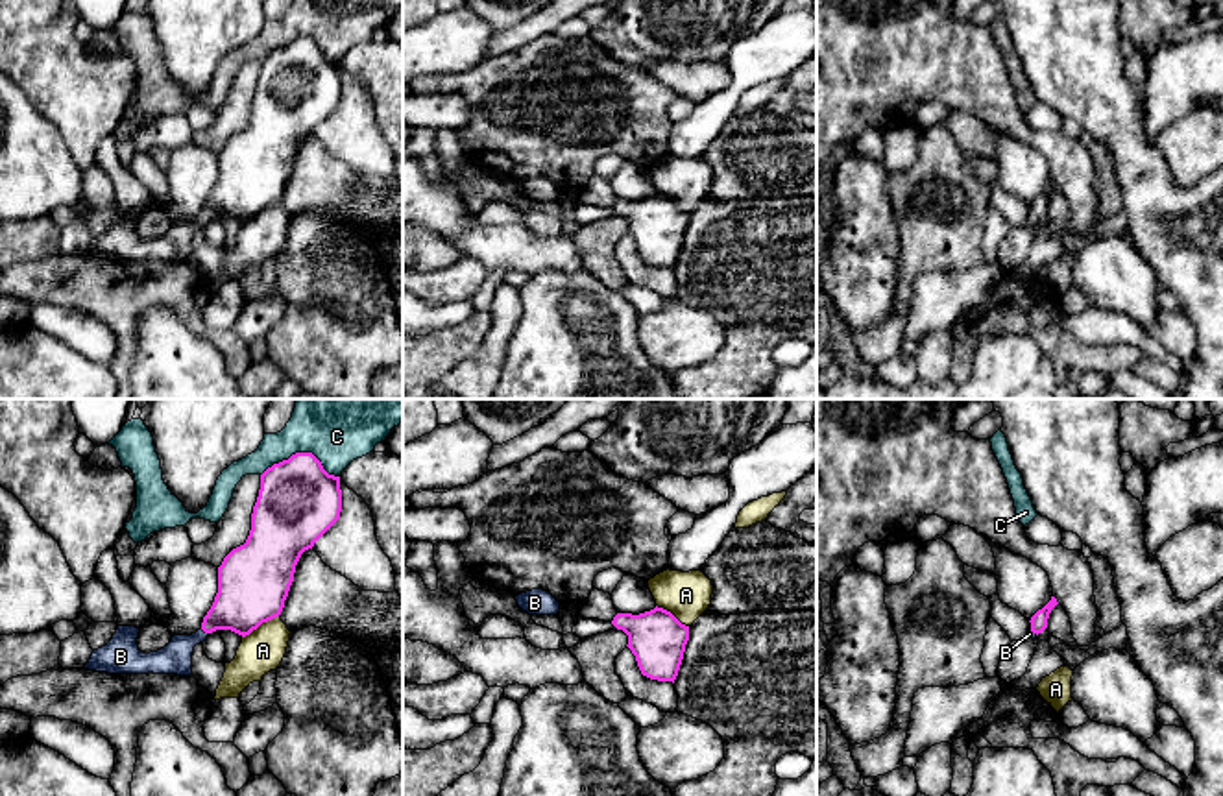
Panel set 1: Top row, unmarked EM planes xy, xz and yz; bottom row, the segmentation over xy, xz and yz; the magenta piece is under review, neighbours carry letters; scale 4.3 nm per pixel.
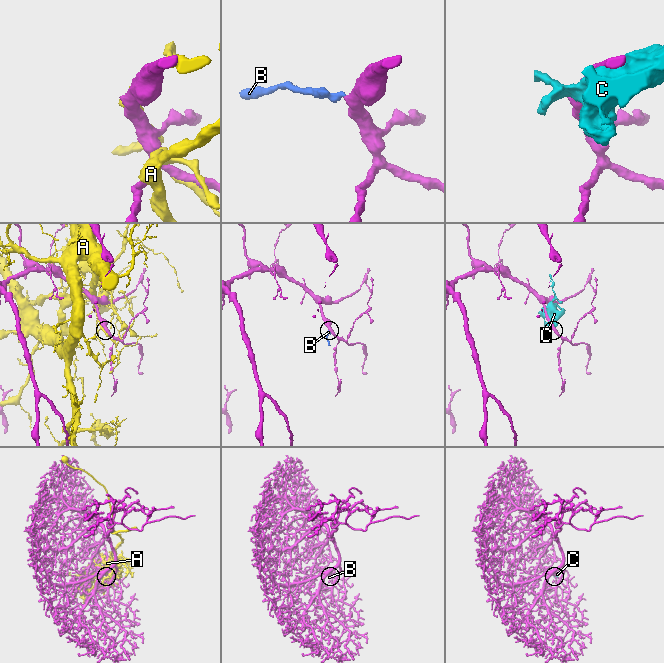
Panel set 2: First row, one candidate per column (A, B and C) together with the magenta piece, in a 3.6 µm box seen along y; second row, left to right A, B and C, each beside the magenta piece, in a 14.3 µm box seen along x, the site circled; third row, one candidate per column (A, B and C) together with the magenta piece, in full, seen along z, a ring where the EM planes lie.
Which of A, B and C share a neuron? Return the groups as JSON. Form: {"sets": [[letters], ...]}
{"sets": [["A"], ["B"], ["C"]]}

